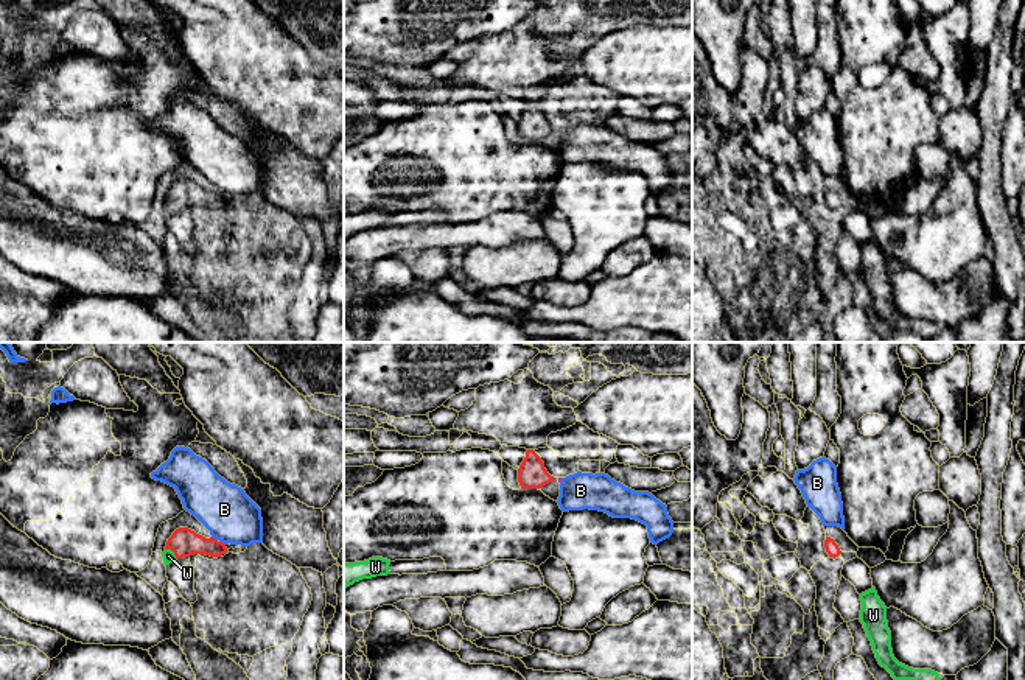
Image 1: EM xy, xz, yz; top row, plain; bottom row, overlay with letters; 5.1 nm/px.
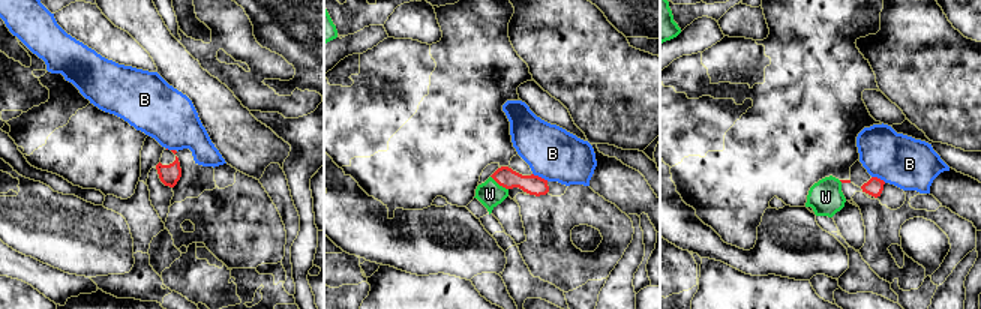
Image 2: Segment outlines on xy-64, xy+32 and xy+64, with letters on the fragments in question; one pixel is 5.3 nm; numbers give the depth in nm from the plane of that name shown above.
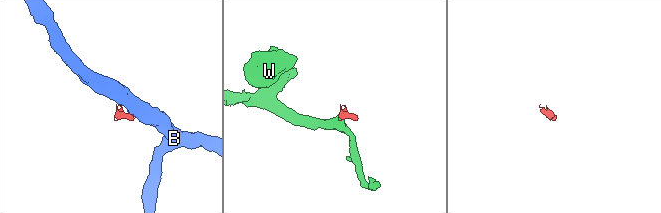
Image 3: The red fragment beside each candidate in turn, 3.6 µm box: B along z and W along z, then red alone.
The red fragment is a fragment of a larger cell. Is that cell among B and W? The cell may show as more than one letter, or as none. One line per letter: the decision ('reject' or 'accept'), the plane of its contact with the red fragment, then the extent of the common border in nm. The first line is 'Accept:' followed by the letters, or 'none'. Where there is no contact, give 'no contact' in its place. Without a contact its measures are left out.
Accept: W
B: reject; contact in xy; length 40 nm
W: accept; contact in xy; length 90 nm

